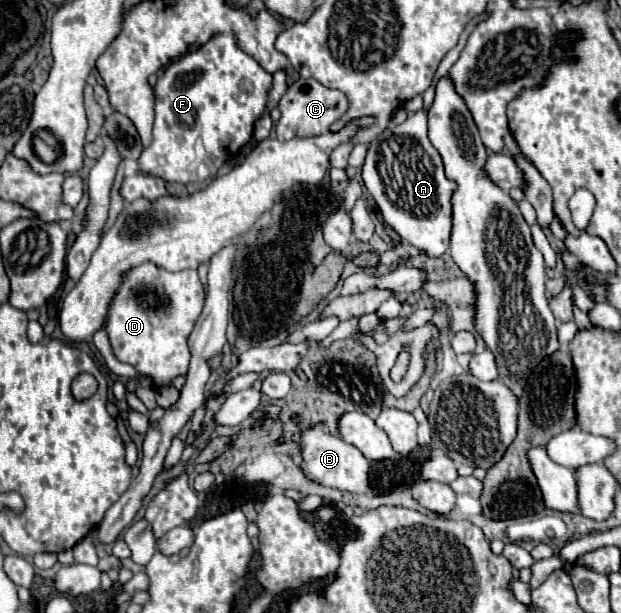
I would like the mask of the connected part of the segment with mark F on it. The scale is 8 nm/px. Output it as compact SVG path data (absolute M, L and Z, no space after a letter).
M222 33L222 35L216 35L214 39L210 39L206 45L202 45L198 51L194 53L188 53L184 55L182 59L170 63L164 73L160 75L154 91L156 91L156 119L154 119L154 139L150 143L150 147L140 155L138 159L138 165L142 171L146 173L152 173L156 177L162 177L164 181L174 181L174 183L204 183L204 181L210 181L216 177L218 169L222 167L222 163L228 161L228 157L236 155L250 139L252 139L252 127L256 123L256 119L260 119L262 115L268 113L268 107L266 107L266 101L268 101L268 91L270 91L270 85L272 85L272 75L266 73L250 55L246 55L238 45L236 45L236 37L232 33Z

